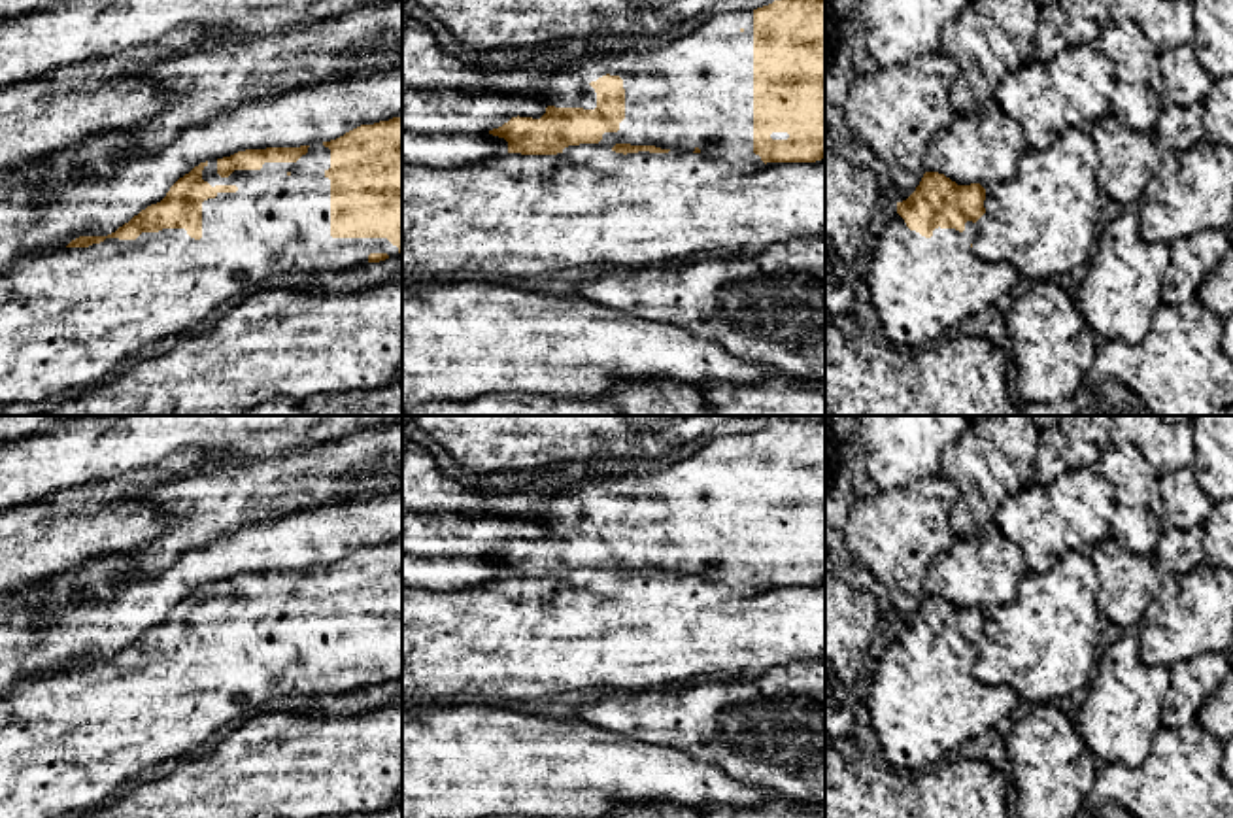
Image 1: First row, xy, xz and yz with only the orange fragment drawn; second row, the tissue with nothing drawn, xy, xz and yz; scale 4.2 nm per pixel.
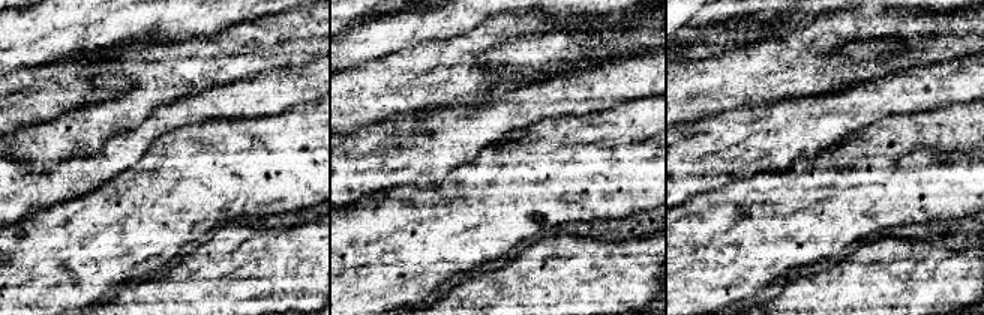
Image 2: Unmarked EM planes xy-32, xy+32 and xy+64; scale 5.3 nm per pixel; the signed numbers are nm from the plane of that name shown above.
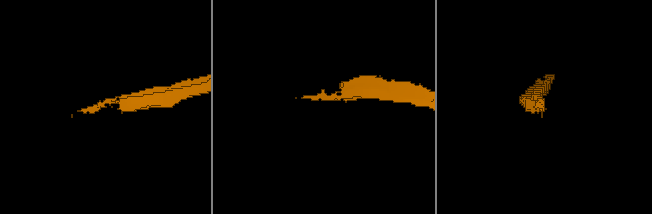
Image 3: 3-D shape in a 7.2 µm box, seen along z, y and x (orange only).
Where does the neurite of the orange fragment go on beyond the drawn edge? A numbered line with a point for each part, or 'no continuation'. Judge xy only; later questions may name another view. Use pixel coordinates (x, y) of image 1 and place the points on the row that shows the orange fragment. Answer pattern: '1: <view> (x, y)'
1: xy (70, 318)

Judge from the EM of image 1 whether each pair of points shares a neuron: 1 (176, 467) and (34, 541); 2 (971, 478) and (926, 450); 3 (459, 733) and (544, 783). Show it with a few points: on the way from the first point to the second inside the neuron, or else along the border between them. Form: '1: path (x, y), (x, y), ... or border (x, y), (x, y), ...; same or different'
1: path (140, 484), (70, 528); same
2: border (962, 435), (943, 452), (939, 473); different
3: path (480, 754), (493, 764), (523, 766); same

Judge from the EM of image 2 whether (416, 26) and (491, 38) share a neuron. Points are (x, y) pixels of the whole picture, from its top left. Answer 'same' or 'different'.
different

